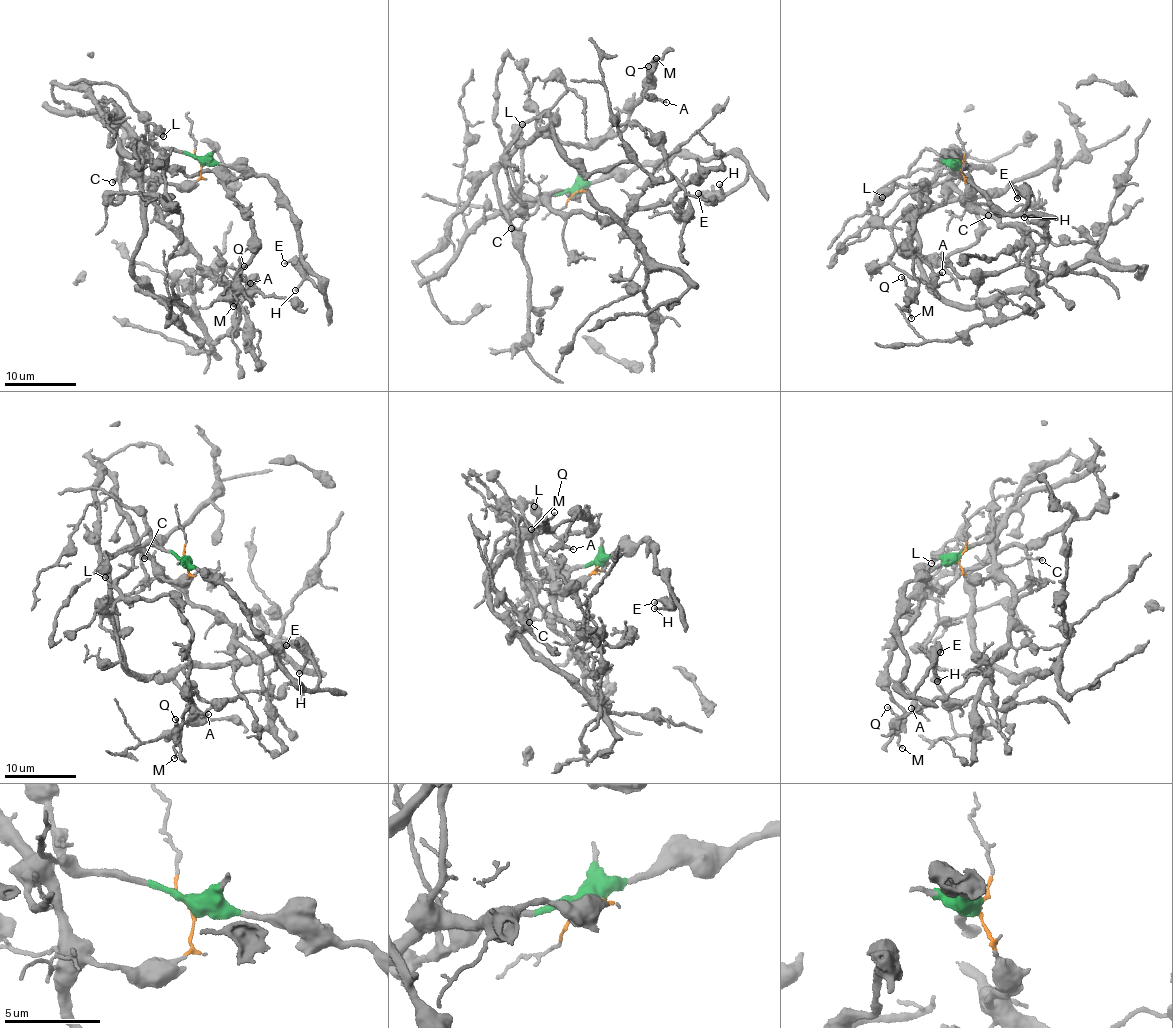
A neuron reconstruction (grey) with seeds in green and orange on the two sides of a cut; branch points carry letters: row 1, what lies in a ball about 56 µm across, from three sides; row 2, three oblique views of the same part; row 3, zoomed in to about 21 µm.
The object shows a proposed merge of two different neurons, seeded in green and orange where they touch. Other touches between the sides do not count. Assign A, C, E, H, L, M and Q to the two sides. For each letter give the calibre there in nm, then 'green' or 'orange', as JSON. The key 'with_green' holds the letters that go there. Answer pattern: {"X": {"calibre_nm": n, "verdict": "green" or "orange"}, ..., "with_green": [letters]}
{"A": {"calibre_nm": 200, "verdict": "orange"}, "C": {"calibre_nm": 320, "verdict": "orange"}, "E": {"calibre_nm": 200, "verdict": "green"}, "H": {"calibre_nm": 220, "verdict": "green"}, "L": {"calibre_nm": 400, "verdict": "green"}, "M": {"calibre_nm": 130, "verdict": "orange"}, "Q": {"calibre_nm": 170, "verdict": "orange"}, "with_green": ["E", "H", "L"]}

